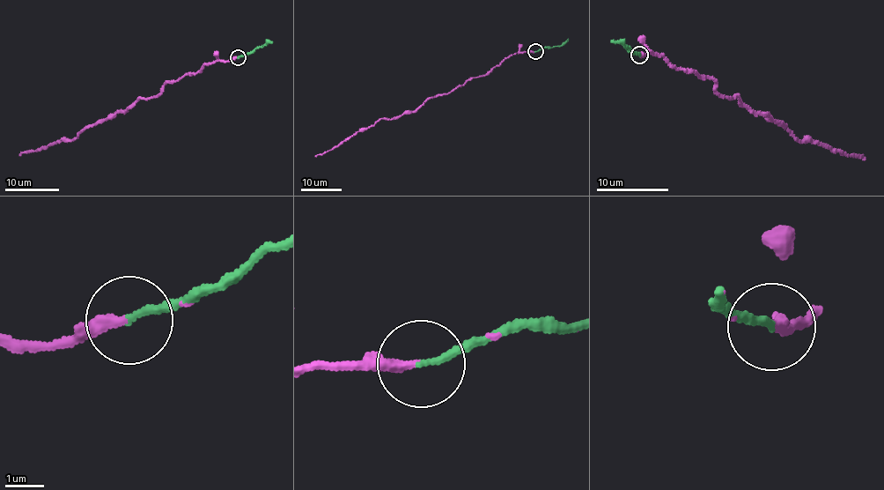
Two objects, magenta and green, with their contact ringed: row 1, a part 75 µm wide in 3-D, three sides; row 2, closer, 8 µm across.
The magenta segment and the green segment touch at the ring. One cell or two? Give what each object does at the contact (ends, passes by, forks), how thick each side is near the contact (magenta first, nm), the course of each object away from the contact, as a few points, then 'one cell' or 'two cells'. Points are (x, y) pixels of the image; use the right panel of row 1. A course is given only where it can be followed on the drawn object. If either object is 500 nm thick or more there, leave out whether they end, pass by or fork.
magenta ends; green ends; calibres 260 and 180 nm; course magenta (640, 55), (647, 49), (717, 82), (715, 91), (769, 115), (795, 138), (865, 159); course green (640, 55), (630, 53), (624, 46), (611, 40); one cell

